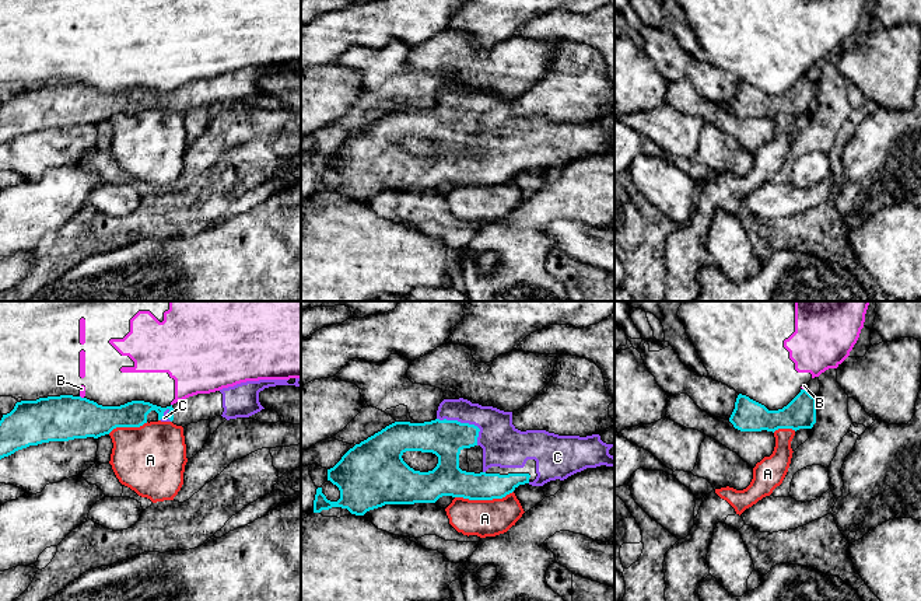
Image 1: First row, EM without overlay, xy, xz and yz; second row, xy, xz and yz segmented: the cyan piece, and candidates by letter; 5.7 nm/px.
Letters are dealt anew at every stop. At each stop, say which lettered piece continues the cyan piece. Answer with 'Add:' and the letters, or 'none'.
Add: C

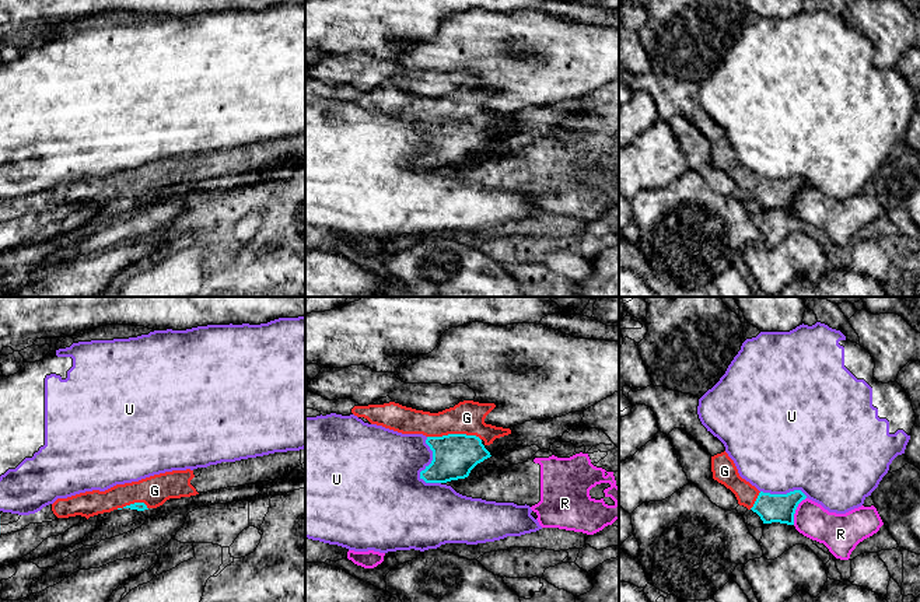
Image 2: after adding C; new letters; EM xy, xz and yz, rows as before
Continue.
Add: G

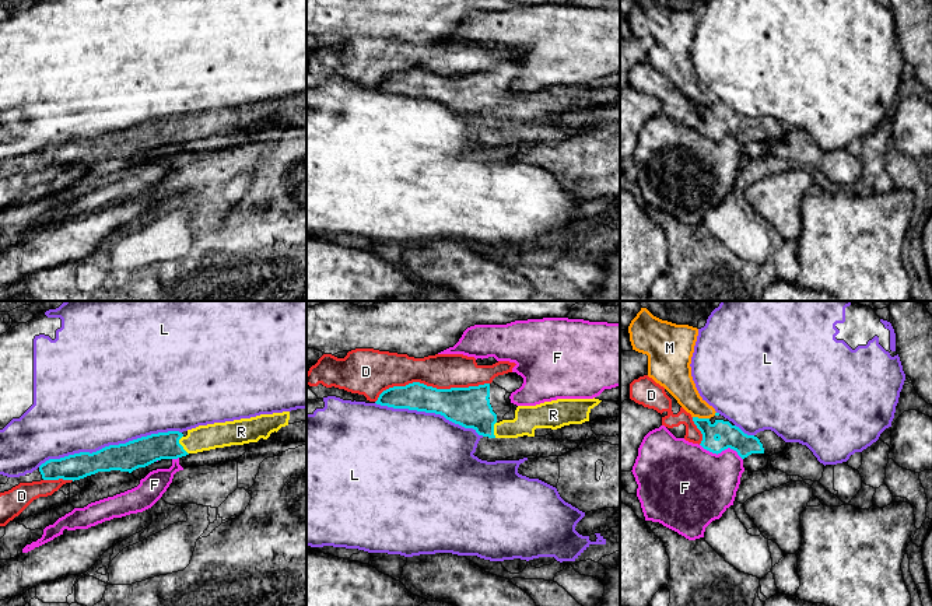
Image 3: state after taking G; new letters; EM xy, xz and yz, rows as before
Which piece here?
Add: R

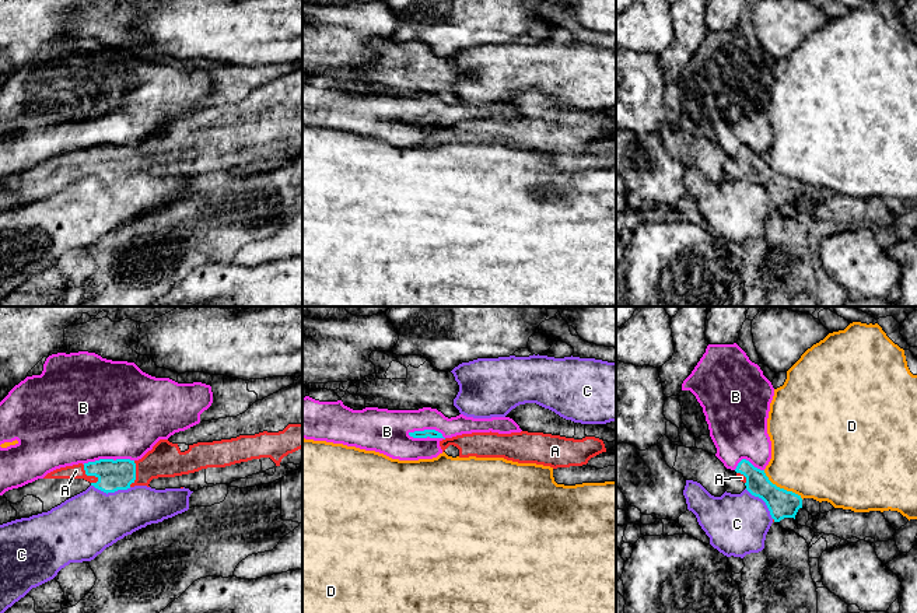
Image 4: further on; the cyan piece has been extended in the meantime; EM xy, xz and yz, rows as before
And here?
Add: A

